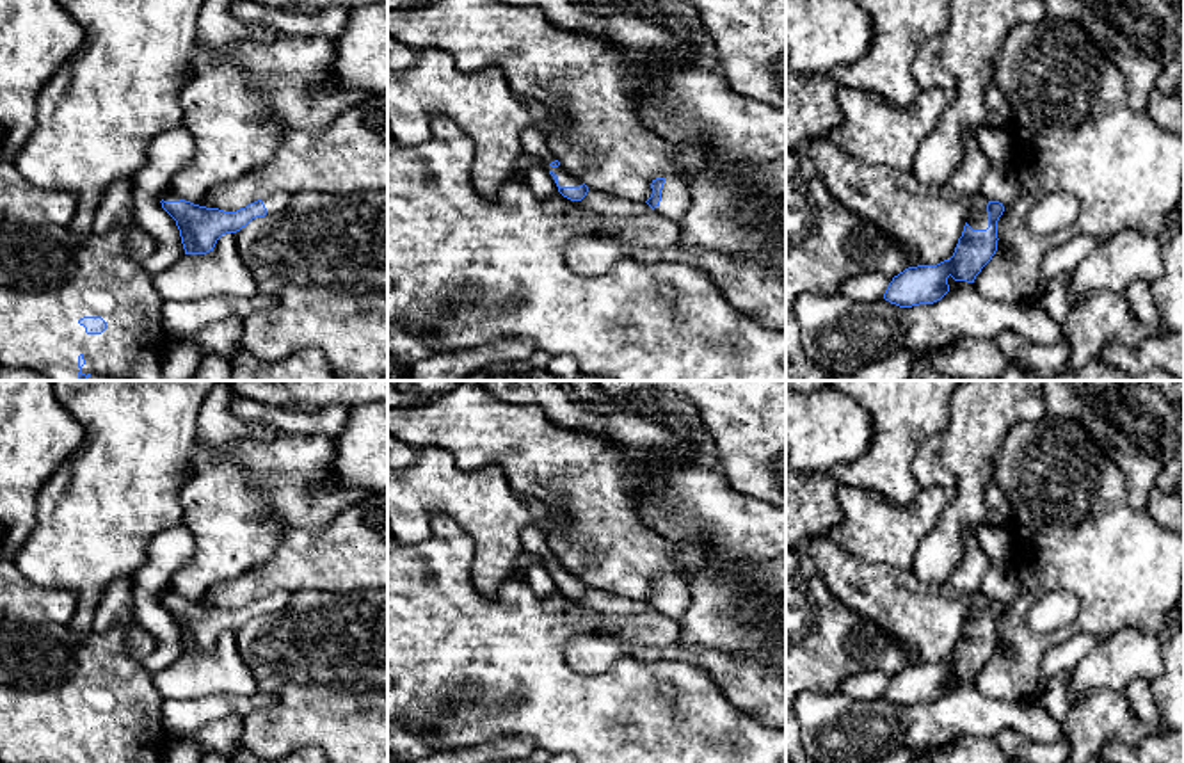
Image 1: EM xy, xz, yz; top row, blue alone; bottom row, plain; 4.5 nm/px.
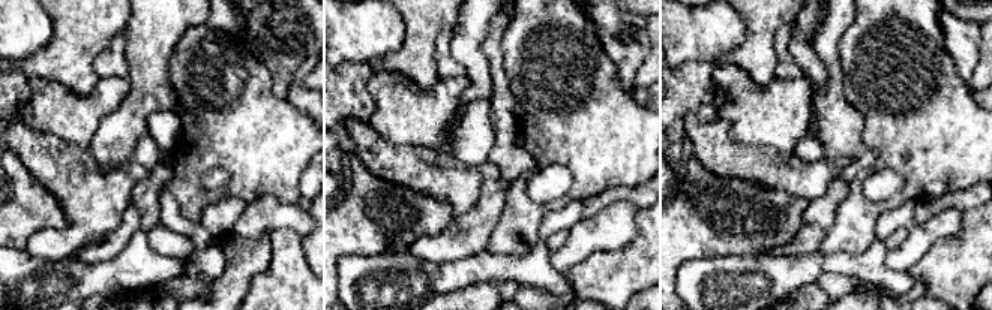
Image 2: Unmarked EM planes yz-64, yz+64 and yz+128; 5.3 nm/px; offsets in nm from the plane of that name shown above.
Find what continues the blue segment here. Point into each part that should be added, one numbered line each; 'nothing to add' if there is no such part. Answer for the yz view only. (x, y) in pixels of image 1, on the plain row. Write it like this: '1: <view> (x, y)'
1: yz (978, 618)

